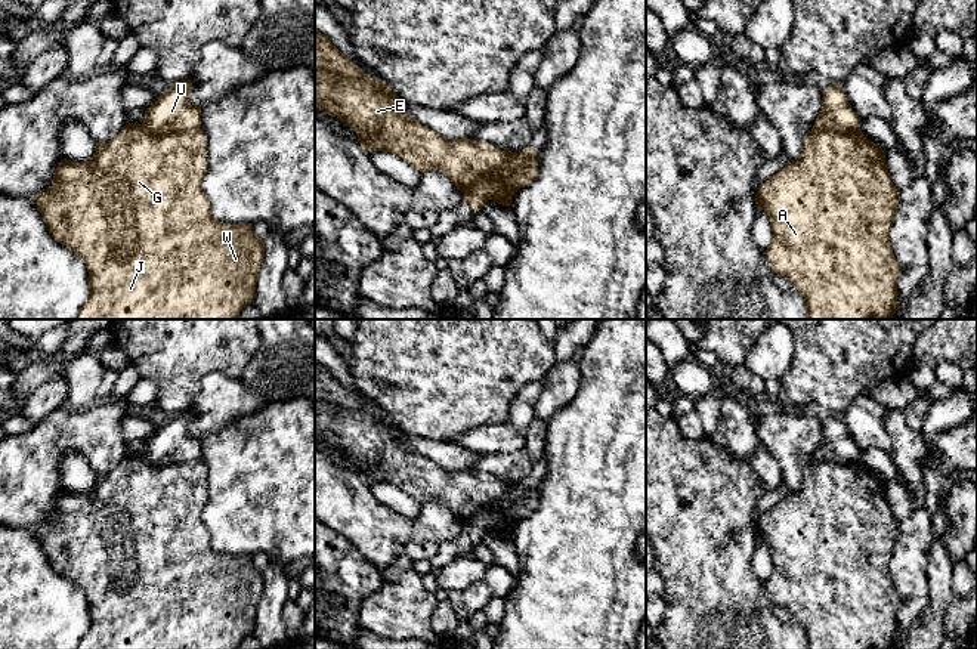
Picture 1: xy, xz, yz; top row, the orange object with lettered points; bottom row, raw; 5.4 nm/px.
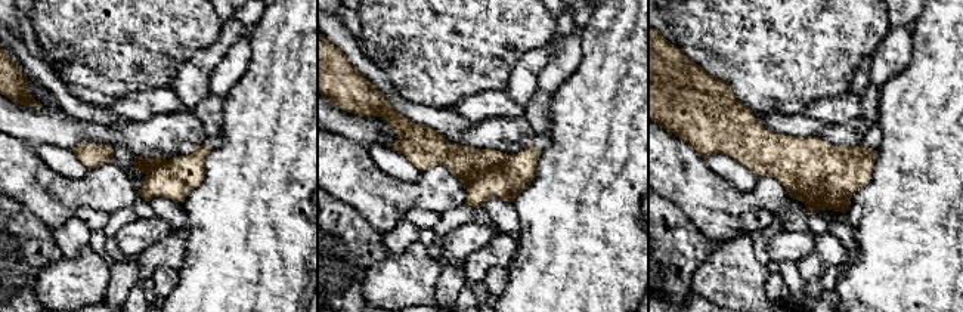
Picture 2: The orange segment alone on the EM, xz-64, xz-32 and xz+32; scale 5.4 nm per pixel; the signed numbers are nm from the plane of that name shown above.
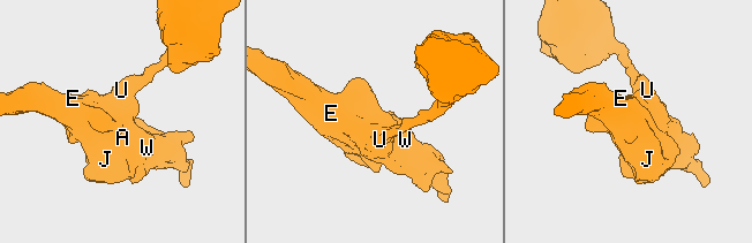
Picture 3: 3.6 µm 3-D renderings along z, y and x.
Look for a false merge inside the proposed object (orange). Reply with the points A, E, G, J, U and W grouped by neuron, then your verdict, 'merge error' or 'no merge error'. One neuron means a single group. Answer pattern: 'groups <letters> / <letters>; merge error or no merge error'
groups A E G J W / U; merge error

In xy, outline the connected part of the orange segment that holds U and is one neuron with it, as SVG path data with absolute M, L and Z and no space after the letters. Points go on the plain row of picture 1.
M189 410L173 415L145 441L142 458L154 466L189 464L201 457L201 438L191 436Z

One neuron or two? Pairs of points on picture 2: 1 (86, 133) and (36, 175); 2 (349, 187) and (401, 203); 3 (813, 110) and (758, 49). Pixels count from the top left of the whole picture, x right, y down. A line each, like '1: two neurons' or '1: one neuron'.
1: two neurons
2: one neuron
3: two neurons

